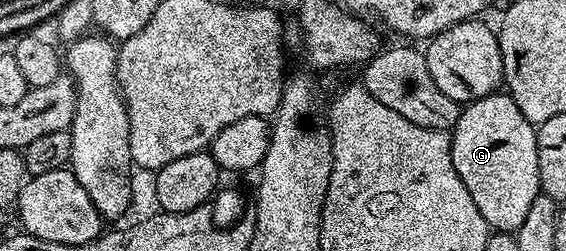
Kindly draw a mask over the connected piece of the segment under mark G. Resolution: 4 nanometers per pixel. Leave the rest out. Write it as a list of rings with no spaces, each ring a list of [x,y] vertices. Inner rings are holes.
[[[497,93],[467,104],[450,134],[454,169],[458,169],[466,189],[470,189],[478,213],[486,217],[493,232],[516,232],[526,221],[530,205],[541,194],[534,124],[522,117],[522,109],[514,105],[511,95]]]

